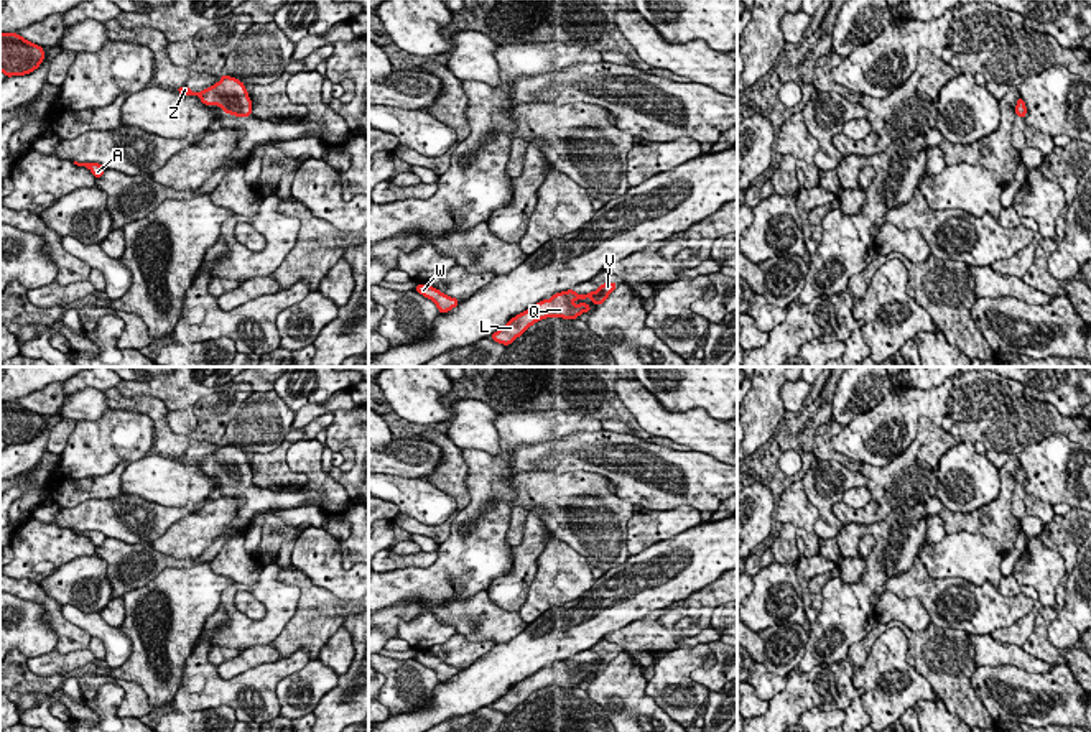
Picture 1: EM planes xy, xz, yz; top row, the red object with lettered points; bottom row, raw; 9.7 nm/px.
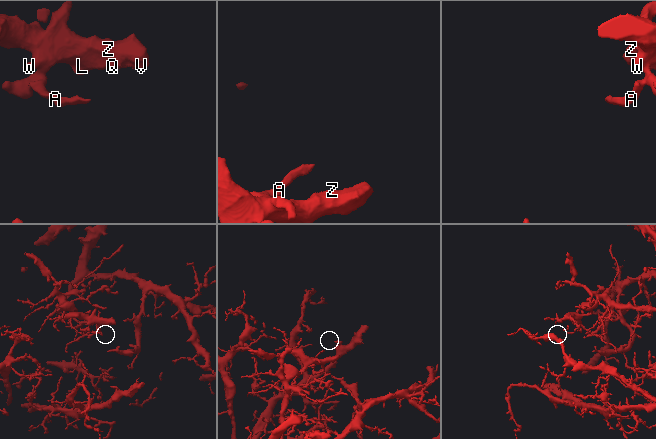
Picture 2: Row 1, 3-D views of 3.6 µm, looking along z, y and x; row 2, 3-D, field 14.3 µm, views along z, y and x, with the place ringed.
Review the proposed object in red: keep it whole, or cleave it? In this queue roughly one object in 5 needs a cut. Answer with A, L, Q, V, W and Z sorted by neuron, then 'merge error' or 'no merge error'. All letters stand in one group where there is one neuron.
groups A L Q V W Z; no merge error

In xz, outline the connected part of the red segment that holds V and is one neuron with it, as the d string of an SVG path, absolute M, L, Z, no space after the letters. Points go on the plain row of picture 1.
M604 651L597 660L576 663L574 656L555 661L551 668L541 668L522 683L512 686L504 696L490 704L492 709L510 714L536 689L556 684L563 688L576 688L581 681L589 681L592 674L601 674L619 651Z

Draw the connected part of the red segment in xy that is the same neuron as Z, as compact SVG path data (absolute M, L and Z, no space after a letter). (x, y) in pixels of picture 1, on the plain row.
M225 444L202 461L193 461L188 454L174 457L183 464L197 464L204 474L219 474L224 482L235 485L252 485L252 467L247 462L245 452L235 446Z

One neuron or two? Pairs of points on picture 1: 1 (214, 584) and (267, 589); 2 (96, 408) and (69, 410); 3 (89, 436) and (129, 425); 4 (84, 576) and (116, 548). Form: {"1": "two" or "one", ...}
{"1": "two", "2": "one", "3": "one", "4": "two"}

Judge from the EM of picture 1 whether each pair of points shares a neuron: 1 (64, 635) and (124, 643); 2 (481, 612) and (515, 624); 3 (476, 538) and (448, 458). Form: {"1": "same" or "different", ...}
{"1": "different", "2": "same", "3": "different"}

